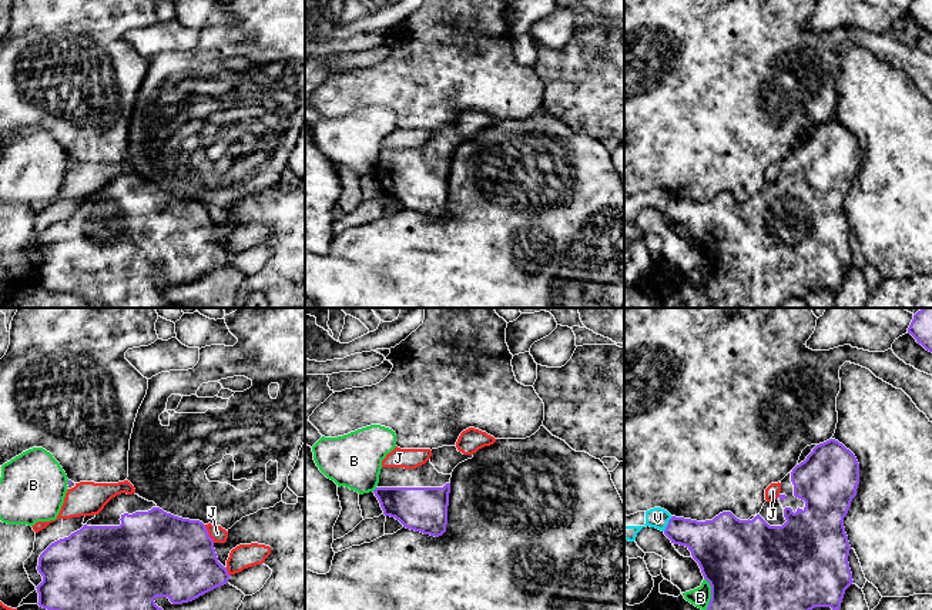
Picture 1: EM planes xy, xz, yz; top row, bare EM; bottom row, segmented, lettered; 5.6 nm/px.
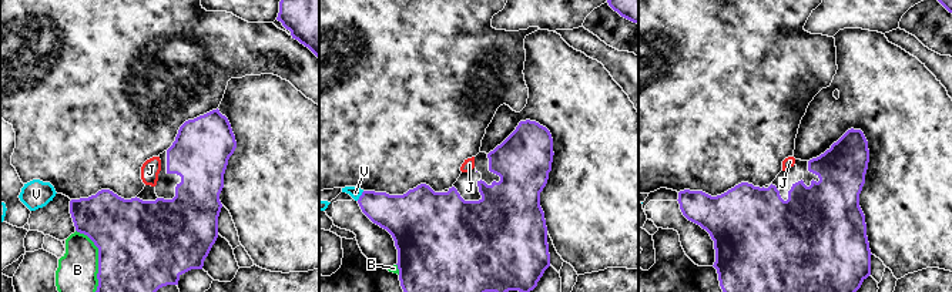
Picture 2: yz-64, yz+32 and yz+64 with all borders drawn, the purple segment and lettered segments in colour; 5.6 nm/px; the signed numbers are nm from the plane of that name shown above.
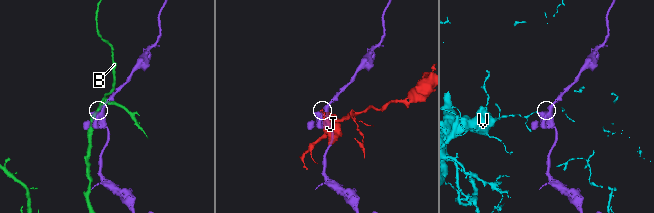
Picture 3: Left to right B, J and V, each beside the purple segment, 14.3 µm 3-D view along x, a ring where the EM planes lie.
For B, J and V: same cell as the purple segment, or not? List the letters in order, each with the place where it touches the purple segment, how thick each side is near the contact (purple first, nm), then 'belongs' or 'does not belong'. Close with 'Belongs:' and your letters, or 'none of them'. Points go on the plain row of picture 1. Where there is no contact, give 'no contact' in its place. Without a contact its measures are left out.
B: yz (711, 275) | 500/110 nm | does not belong
J: xy (207, 214) | 460/90 nm | does not belong
V: yz (669, 204) | 240/120 nm | does not belong
Belongs: none of them

